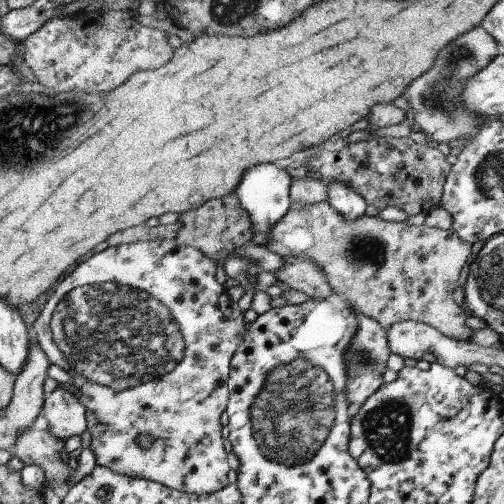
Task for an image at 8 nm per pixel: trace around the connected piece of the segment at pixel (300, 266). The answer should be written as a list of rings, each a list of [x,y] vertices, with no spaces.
[[[284,258],[283,266],[273,276],[290,289],[306,294],[309,299],[325,300],[332,293],[325,275],[313,260]]]

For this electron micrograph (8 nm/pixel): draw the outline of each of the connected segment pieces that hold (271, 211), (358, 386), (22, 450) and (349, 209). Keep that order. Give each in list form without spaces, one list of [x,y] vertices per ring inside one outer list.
[[[257,164],[243,172],[235,194],[241,208],[247,212],[250,218],[251,239],[253,245],[263,246],[267,244],[269,230],[279,222],[279,219],[289,210],[290,205],[290,177],[283,168],[277,168],[275,164]]]
[[[355,313],[357,320],[357,332],[351,340],[351,344],[345,350],[345,366],[347,366],[347,382],[345,382],[345,398],[347,406],[357,404],[361,406],[368,396],[382,383],[383,372],[385,372],[385,361],[390,354],[387,348],[385,329],[377,324],[372,318]]]
[[[47,429],[23,430],[13,444],[12,456],[16,456],[24,466],[39,466],[43,470],[43,486],[59,493],[69,487],[65,486],[71,470],[66,466],[63,453],[64,441],[53,438]]]
[[[327,182],[325,192],[327,192],[326,201],[345,220],[353,220],[353,218],[364,214],[365,200],[349,186],[345,186],[341,182]]]

